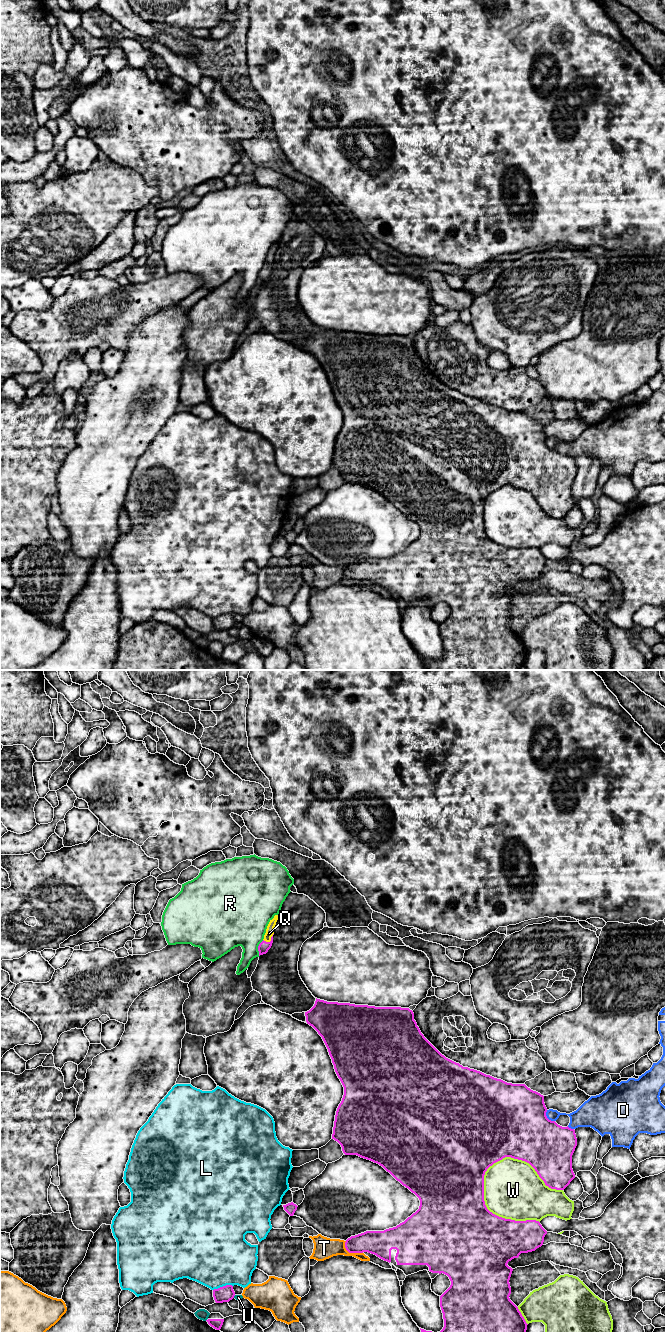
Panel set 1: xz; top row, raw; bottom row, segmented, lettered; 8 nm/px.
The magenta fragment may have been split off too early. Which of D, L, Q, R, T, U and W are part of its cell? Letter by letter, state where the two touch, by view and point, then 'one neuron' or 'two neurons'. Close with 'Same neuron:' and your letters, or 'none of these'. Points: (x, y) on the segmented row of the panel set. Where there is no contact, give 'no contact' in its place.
D: xz (546, 1117) | two neurons
L: xz (223, 1286) | two neurons
Q: xz (271, 940) | one neuron
R: xz (258, 948) | two neurons
T: xz (351, 1252) | two neurons
U: xz (234, 1295) | two neurons
W: xz (524, 1160) | two neurons
Same neuron: Q

